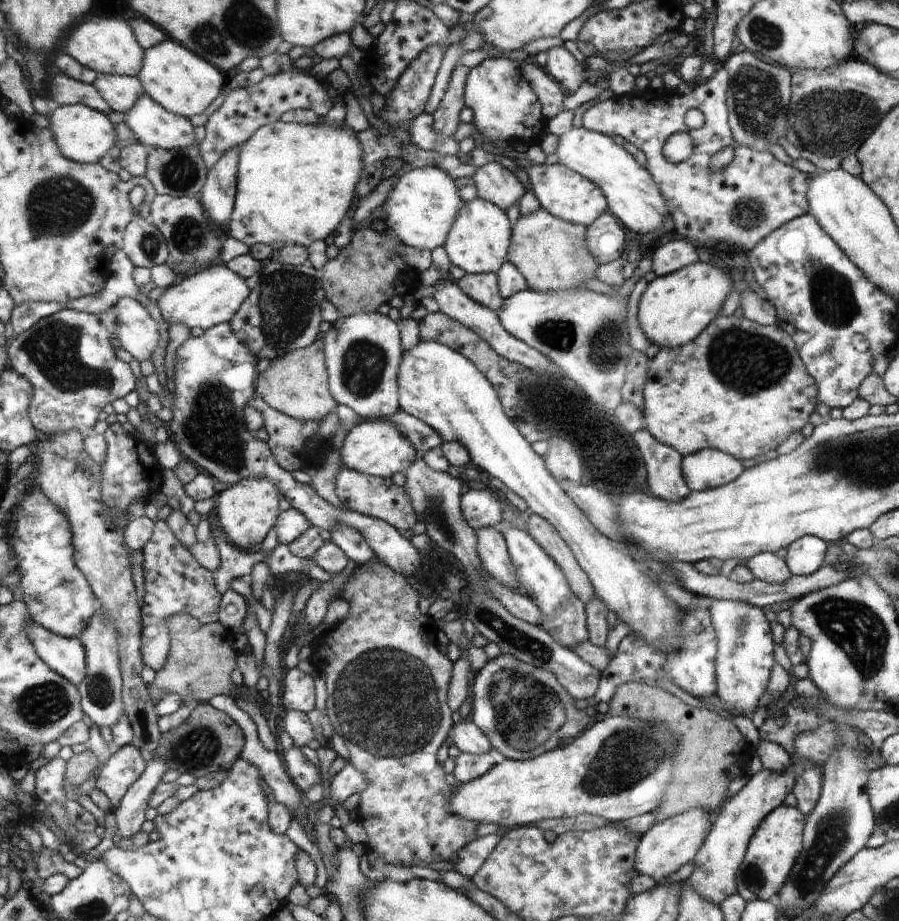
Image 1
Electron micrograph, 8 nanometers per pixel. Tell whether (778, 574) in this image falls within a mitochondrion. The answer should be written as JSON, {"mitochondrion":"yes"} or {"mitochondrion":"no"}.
{"mitochondrion":"no"}

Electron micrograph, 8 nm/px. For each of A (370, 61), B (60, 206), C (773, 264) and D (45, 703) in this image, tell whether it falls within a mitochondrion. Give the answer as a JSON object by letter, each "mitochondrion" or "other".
{"A":"other","B":"mitochondrion","C":"other","D":"mitochondrion"}

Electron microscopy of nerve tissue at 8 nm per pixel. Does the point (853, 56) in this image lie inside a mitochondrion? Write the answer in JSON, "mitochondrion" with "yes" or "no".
{"mitochondrion":"no"}

